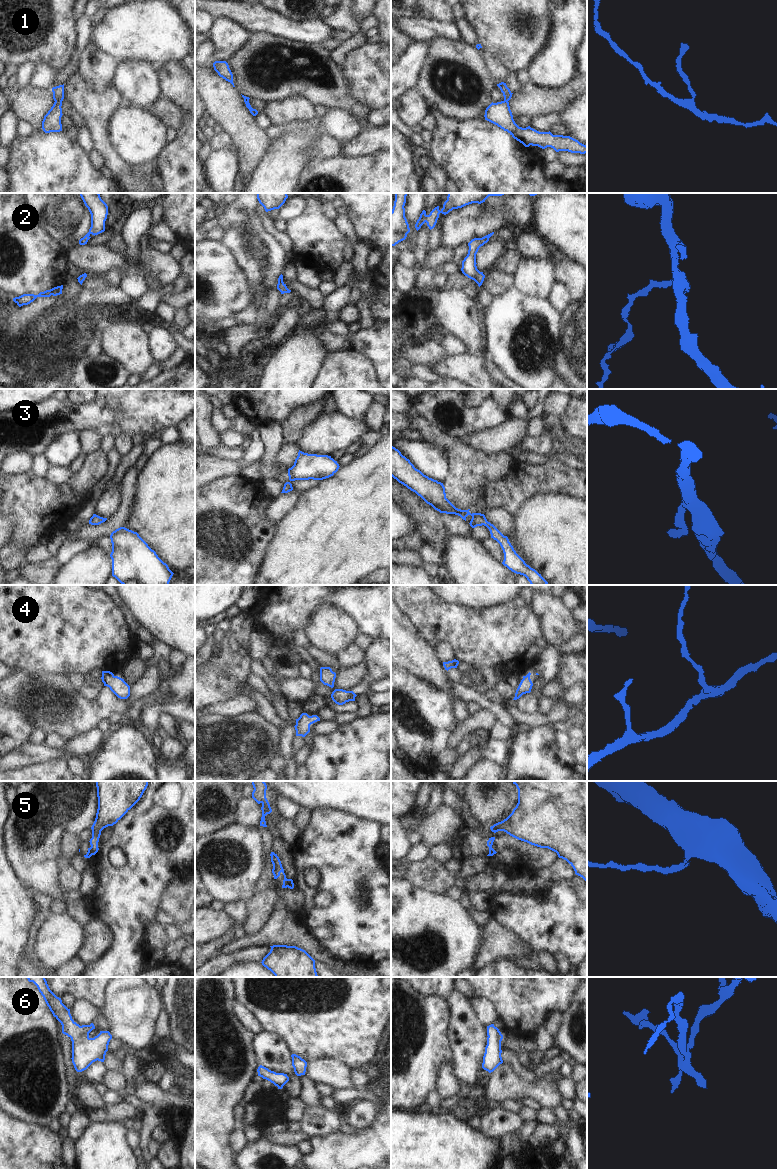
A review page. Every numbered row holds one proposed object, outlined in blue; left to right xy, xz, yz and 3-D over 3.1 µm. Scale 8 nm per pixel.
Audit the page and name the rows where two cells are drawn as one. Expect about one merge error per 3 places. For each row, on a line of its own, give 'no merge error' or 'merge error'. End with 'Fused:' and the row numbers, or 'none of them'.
1: no merge error
2: no merge error
3: no merge error
4: no merge error
5: merge error
6: no merge error
Fused: 5

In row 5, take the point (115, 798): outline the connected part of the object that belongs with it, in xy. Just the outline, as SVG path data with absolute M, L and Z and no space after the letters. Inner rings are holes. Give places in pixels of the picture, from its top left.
M96 781L98 809L91 827L92 838L89 841L92 855L99 850L98 842L101 831L116 824L140 800L147 786L148 781Z

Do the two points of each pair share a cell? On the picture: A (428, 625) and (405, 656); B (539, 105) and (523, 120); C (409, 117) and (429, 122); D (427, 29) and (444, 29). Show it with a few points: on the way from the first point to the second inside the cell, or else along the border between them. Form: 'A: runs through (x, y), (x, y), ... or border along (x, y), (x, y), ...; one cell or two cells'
A: border along (406, 616), (425, 639), (435, 647); two cells
B: border along (530, 116), (517, 115), (513, 117); two cells
C: border along (429, 112), (419, 123); two cells
D: runs through (431, 29), (440, 29); one cell

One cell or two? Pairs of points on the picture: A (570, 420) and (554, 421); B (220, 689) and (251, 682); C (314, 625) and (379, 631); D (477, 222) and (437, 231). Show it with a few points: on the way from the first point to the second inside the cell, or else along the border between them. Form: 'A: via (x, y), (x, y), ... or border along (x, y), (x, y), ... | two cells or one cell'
A: border along (560, 416), (562, 425), (576, 436) | two cells
B: border along (249, 672), (245, 682) | two cells
C: border along (343, 610), (359, 631) | two cells
D: border along (445, 215), (440, 244) | two cells

